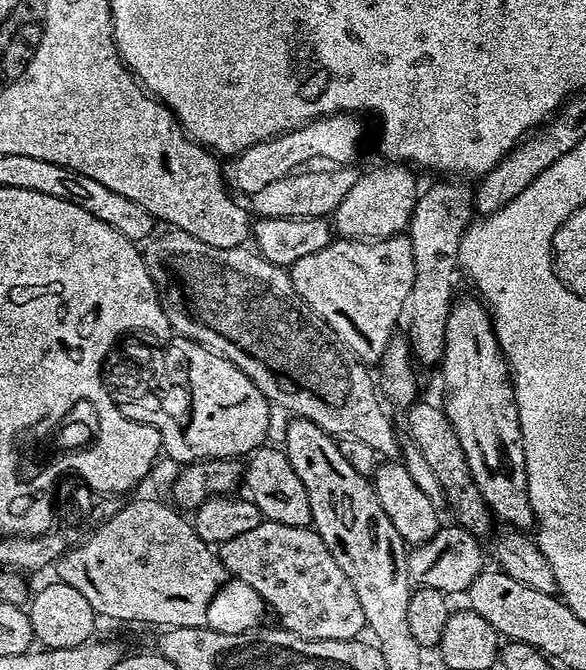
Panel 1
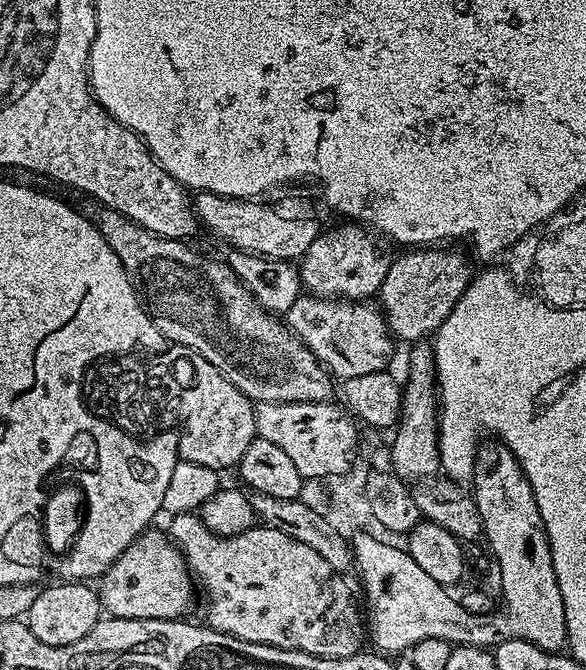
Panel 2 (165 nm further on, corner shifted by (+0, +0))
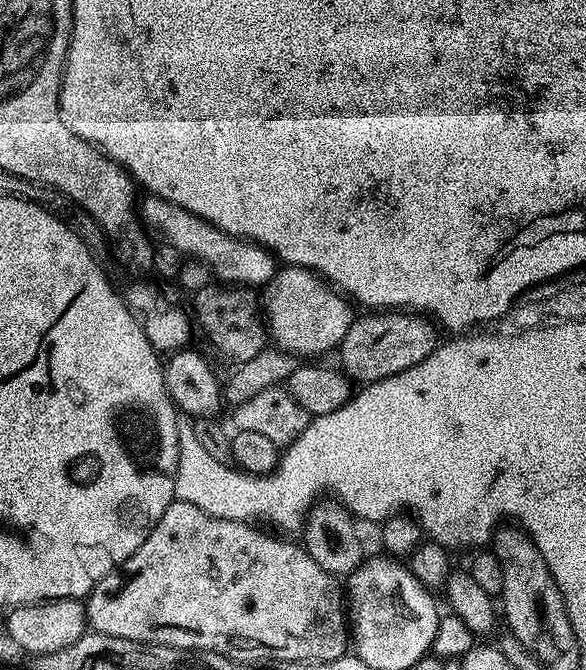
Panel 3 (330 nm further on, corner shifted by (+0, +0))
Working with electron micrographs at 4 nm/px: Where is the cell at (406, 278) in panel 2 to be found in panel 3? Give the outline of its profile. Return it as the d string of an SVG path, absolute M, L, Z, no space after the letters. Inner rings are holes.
M376 310L360 315L353 319L338 349L339 371L357 385L367 386L382 378L402 374L402 370L421 364L438 347L437 325L423 314L407 310Z

